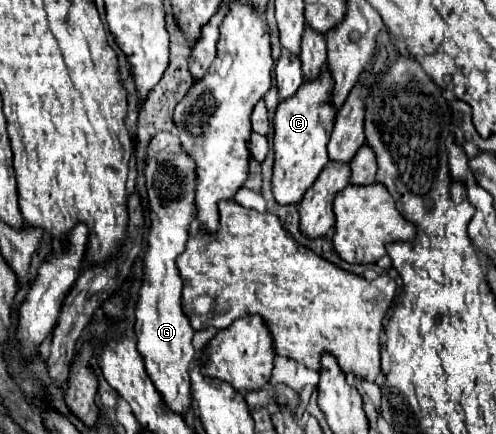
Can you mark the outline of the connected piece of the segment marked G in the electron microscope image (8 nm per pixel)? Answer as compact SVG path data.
M159 132L149 138L147 144L147 156L145 156L145 186L147 186L147 202L149 202L149 236L147 236L147 252L143 256L143 282L139 290L139 300L135 306L135 334L137 334L137 352L143 356L147 376L155 384L157 392L161 394L163 402L173 410L185 416L191 408L191 378L189 370L195 364L195 348L191 344L193 340L193 328L189 324L189 318L181 310L181 276L177 272L175 260L177 256L185 250L187 238L189 238L189 226L195 220L197 208L195 208L195 184L197 184L197 174L195 174L195 164L191 156L183 150L181 140L175 134L169 132Z

